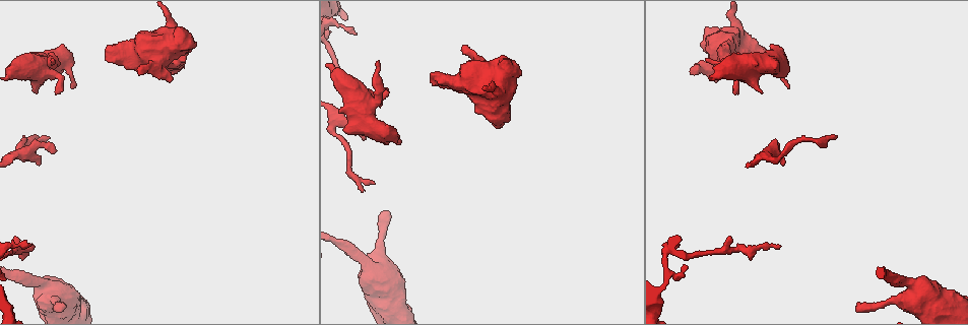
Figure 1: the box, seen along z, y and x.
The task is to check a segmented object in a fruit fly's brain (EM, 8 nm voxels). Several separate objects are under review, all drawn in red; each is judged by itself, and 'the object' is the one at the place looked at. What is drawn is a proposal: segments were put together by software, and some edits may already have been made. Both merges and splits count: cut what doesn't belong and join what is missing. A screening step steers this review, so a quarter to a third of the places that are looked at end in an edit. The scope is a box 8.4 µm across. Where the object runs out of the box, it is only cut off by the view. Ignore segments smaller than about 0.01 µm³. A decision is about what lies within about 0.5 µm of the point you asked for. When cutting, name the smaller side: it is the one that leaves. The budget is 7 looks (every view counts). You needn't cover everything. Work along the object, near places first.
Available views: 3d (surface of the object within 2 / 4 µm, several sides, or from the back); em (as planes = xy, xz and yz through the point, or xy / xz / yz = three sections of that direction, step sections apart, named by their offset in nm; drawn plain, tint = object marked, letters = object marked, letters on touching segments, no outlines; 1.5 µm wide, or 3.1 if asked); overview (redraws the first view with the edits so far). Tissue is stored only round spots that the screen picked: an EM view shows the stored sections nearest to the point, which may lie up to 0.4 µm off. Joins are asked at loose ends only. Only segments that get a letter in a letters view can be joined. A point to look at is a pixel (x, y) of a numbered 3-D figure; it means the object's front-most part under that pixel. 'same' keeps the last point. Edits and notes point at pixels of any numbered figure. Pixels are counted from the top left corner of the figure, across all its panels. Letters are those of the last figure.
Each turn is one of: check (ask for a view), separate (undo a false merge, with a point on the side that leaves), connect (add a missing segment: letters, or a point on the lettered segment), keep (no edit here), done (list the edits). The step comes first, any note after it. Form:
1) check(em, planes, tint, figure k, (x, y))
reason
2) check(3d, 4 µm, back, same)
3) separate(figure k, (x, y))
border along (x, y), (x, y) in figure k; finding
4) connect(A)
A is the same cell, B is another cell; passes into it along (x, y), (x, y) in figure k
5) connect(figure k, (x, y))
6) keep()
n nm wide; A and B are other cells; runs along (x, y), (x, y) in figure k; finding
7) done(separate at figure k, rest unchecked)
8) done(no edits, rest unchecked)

check(3d, 2 µm, figure 1, (789, 86))
thick end

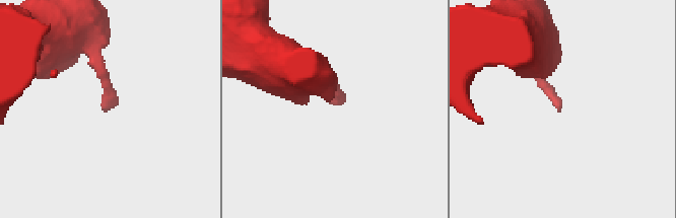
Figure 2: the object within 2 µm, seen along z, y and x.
check(em, xz, step 8, letters, figure 2, (103, 107))

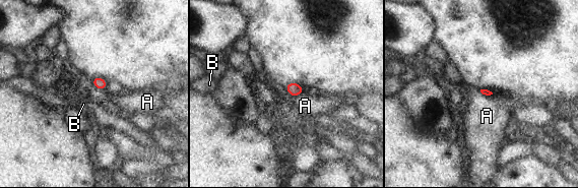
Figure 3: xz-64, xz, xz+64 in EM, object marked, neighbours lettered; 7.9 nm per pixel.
check(em, planes, letters, same)

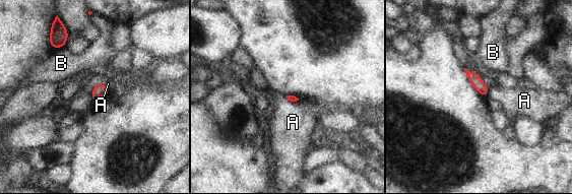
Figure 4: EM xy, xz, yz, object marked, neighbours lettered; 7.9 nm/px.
keep()
A and B are other cells; no lettered segment goes on from it

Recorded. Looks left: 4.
check(3d, 2 µm, back, figure 1, (779, 246))
thin end

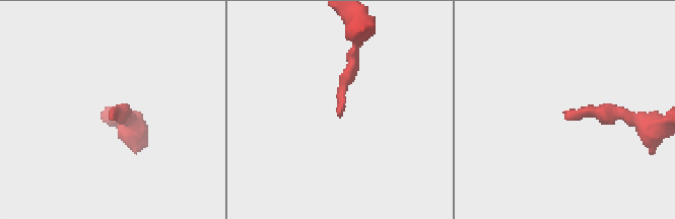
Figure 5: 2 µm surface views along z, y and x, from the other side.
check(em, xz, step 8, tint, figure 5, (566, 116))
need the tissue

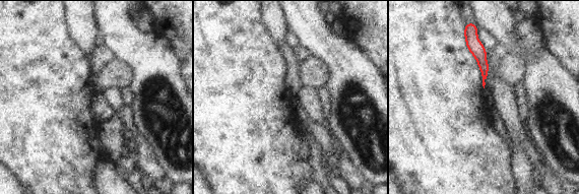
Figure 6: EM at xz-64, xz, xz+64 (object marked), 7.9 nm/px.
check(em, planes, letters, same)

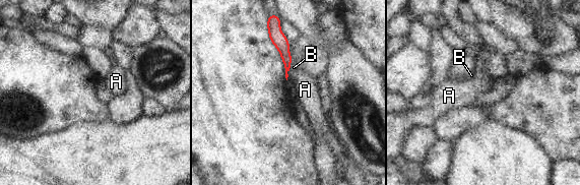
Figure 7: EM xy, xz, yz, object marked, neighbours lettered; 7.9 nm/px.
keep()
A and B are other cells; runs along (274, 23), (287, 65) in figure 7; none of them fits

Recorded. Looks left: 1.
check(em, xz, step 8, letters, figure 1, (430, 81))
thick end

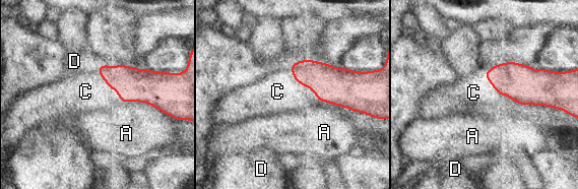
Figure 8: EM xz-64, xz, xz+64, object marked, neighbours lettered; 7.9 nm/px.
connect(C)
C is the same cell, A and D are other cells; passes into it along (329, 83), (303, 84), (277, 91) in figure 8; the neuron continues

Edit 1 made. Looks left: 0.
done(connect at figure 8, rest unchecked)

